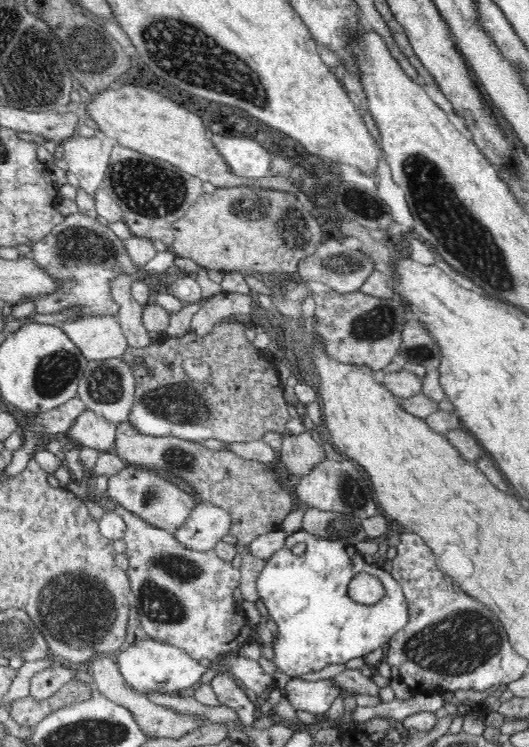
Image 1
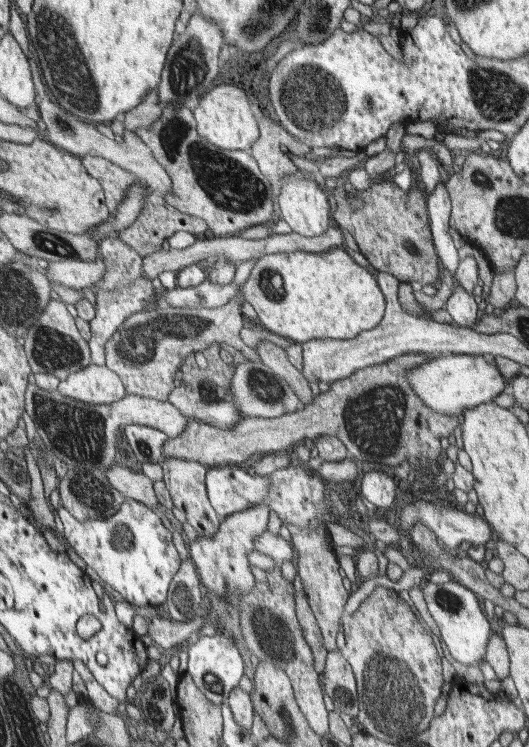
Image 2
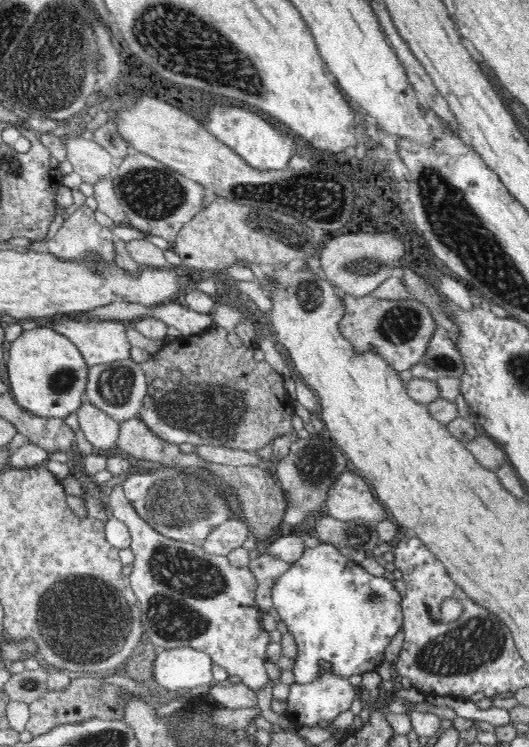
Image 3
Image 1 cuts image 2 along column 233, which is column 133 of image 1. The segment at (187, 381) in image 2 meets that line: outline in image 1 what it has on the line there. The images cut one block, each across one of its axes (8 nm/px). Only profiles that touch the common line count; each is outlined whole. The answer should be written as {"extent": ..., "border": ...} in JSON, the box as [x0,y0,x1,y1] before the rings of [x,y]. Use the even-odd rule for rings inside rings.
{"extent":[120,321,293,443],"border":[[[226,321],[210,334],[200,336],[194,331],[189,331],[181,337],[168,337],[167,345],[163,346],[160,341],[151,342],[147,347],[133,348],[128,346],[120,358],[128,364],[132,371],[136,386],[135,399],[131,404],[127,421],[138,432],[150,436],[177,436],[182,440],[202,441],[208,438],[216,438],[227,443],[247,443],[256,439],[262,439],[264,434],[274,431],[283,435],[287,433],[286,423],[293,415],[287,401],[282,396],[283,384],[276,372],[274,361],[278,356],[278,348],[271,345],[266,350],[254,348],[245,337],[245,325],[240,322]],[[199,342],[208,344],[208,352],[203,352],[198,346]],[[198,358],[207,362],[210,367],[210,376],[201,383],[192,384],[186,378],[182,360]],[[145,373],[155,373],[160,387],[155,390],[144,389]],[[272,409],[274,418],[280,418],[284,424],[280,430],[276,430],[276,422],[272,422]]]}

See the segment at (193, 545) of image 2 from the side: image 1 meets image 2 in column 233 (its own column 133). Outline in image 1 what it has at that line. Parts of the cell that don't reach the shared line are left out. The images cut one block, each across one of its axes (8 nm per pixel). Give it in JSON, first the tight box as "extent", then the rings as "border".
{"extent":[114,505,272,697],"border":[[[116,505],[114,511],[124,519],[127,526],[123,539],[129,560],[129,586],[135,598],[133,606],[137,609],[141,625],[148,636],[180,648],[198,661],[207,658],[213,662],[213,666],[226,666],[226,670],[232,673],[242,688],[252,690],[260,697],[265,690],[271,689],[272,675],[264,673],[258,661],[238,654],[242,645],[254,642],[249,636],[250,623],[244,617],[241,602],[232,597],[233,590],[239,588],[239,568],[222,560],[212,549],[198,551],[180,544],[167,530],[153,527],[125,508]]]}

